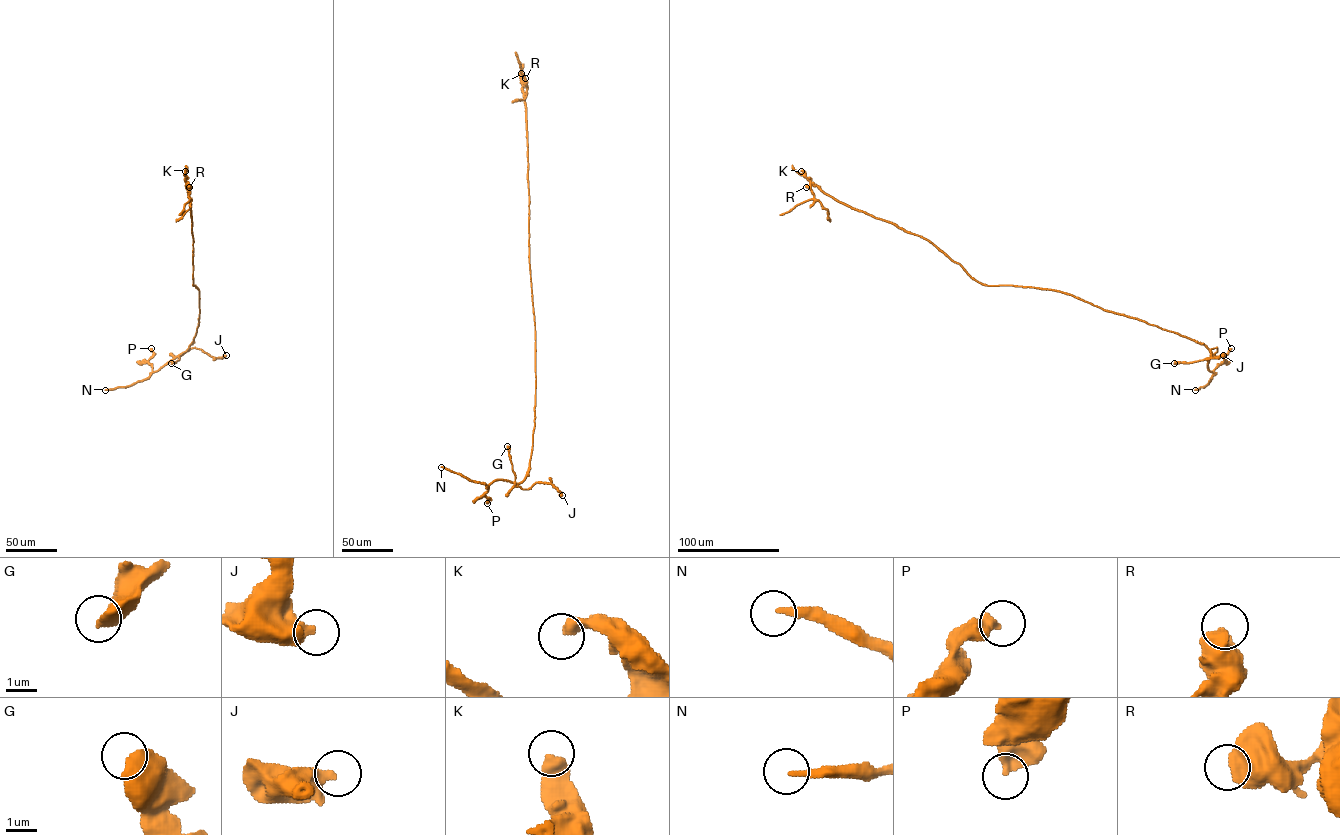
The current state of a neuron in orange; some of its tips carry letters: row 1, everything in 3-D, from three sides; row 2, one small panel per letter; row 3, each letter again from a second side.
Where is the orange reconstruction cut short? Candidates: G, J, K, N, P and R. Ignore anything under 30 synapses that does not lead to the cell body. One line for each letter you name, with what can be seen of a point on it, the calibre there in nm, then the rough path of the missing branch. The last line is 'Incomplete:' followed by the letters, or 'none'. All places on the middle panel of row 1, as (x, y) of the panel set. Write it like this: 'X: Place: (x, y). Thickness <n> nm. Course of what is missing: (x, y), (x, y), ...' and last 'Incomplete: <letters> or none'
Incomplete: none

